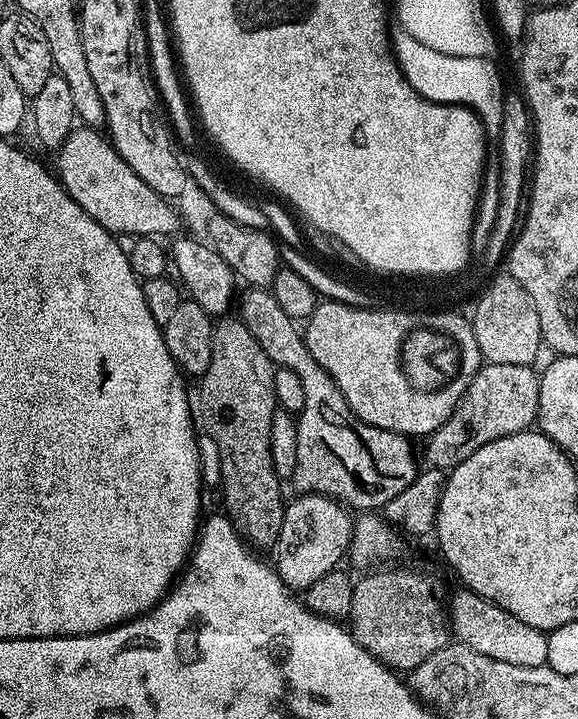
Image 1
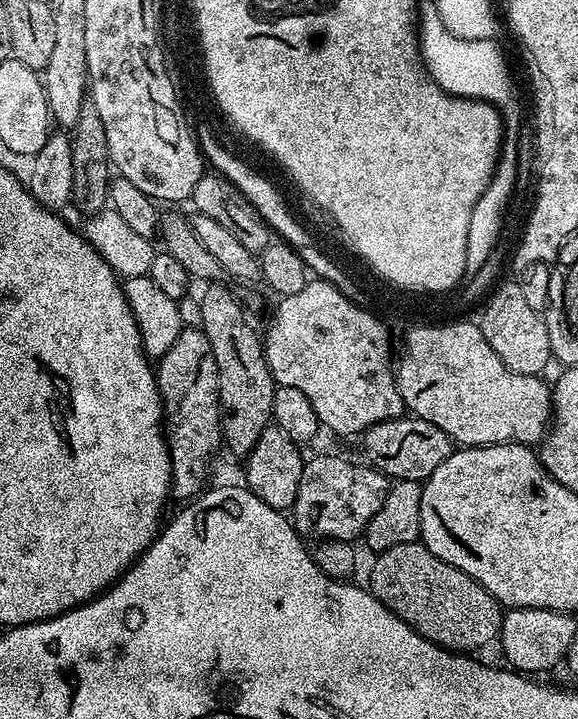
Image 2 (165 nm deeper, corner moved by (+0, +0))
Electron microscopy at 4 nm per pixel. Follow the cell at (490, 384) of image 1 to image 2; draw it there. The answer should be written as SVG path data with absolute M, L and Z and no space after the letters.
M415 418L404 419L383 420L365 430L359 437L360 448L365 456L363 459L393 481L423 482L430 474L434 474L434 470L438 470L438 466L442 466L442 462L446 462L446 458L450 458L454 451L454 442L430 422Z

